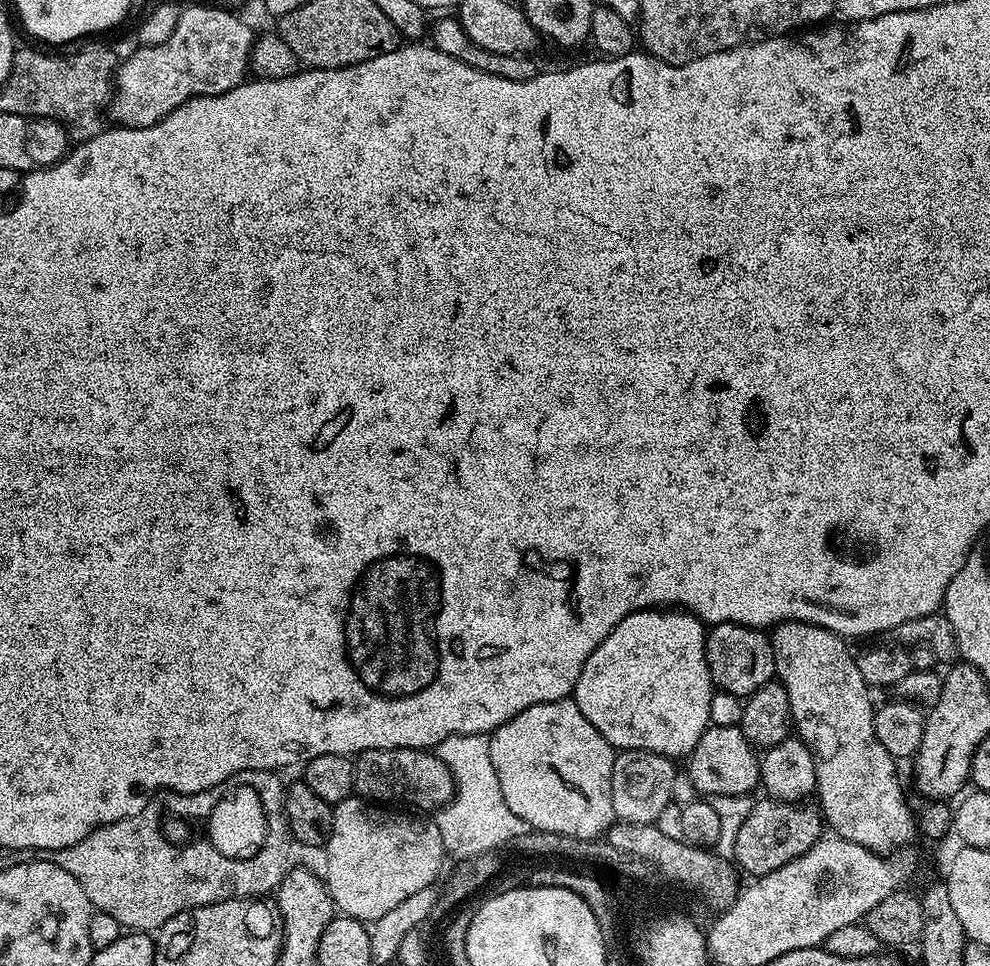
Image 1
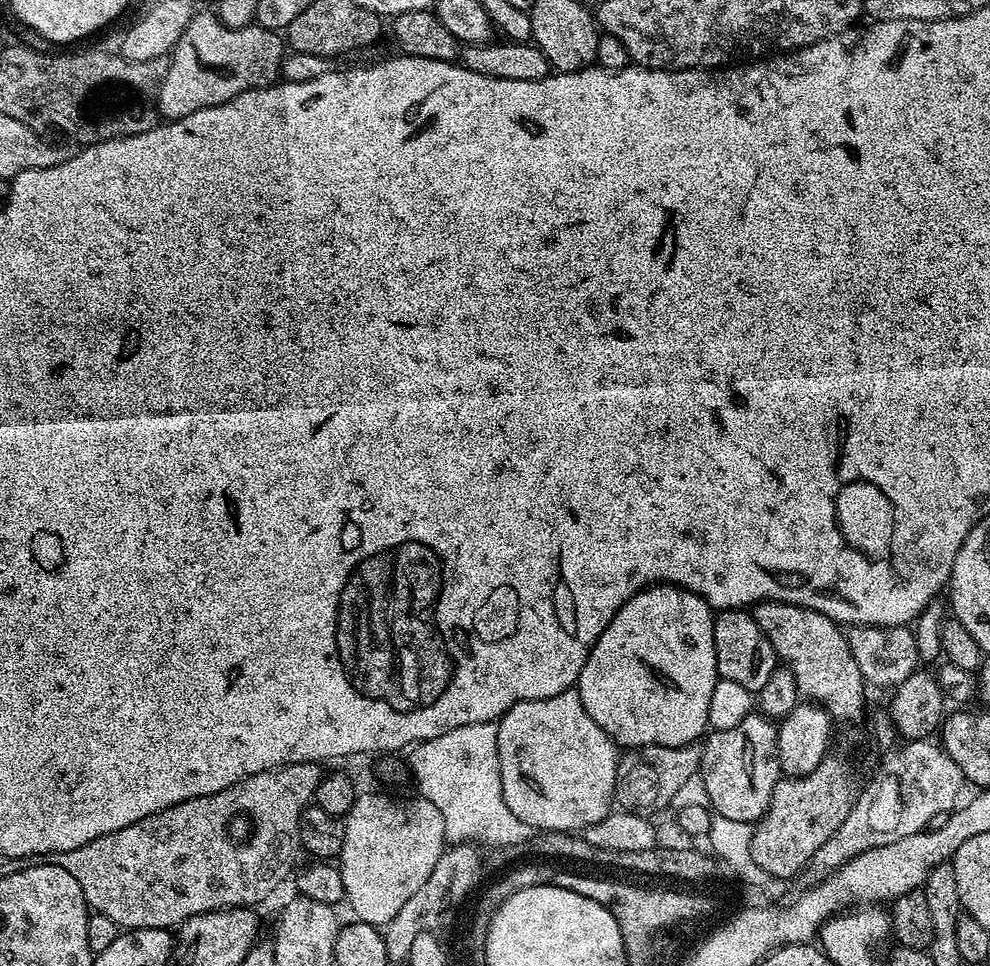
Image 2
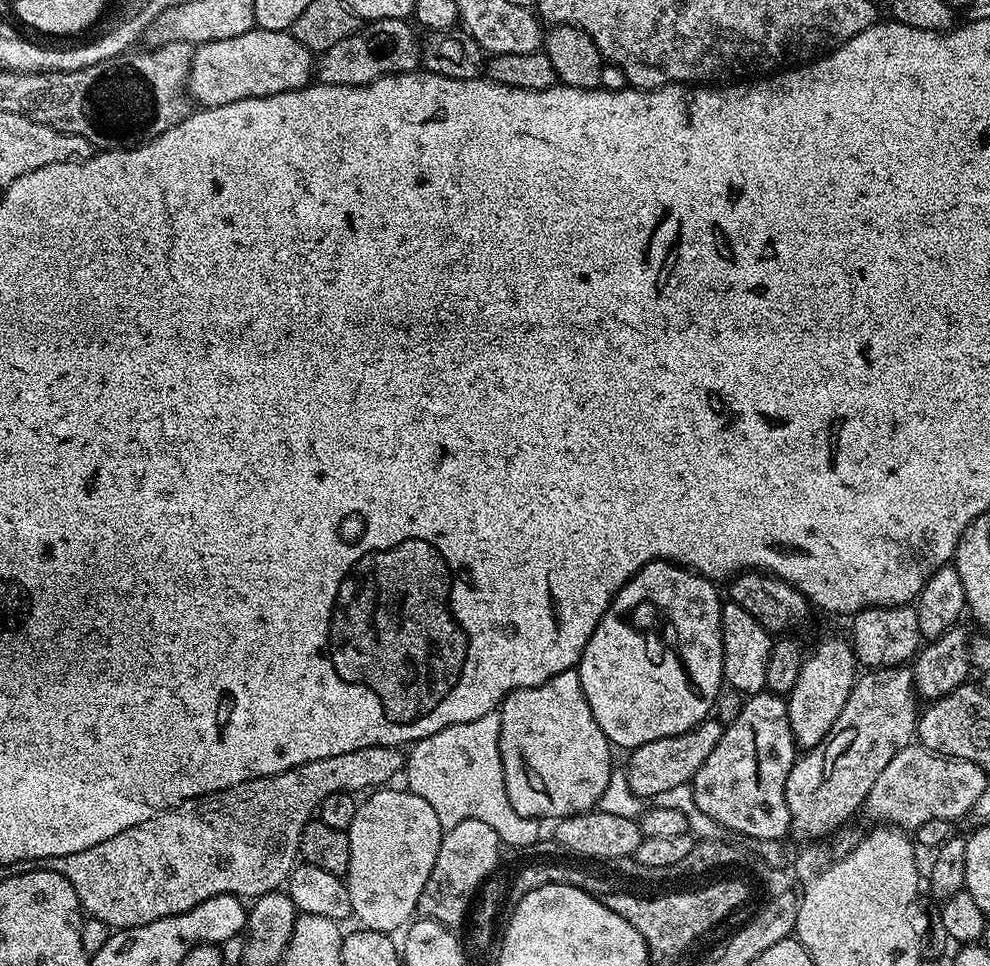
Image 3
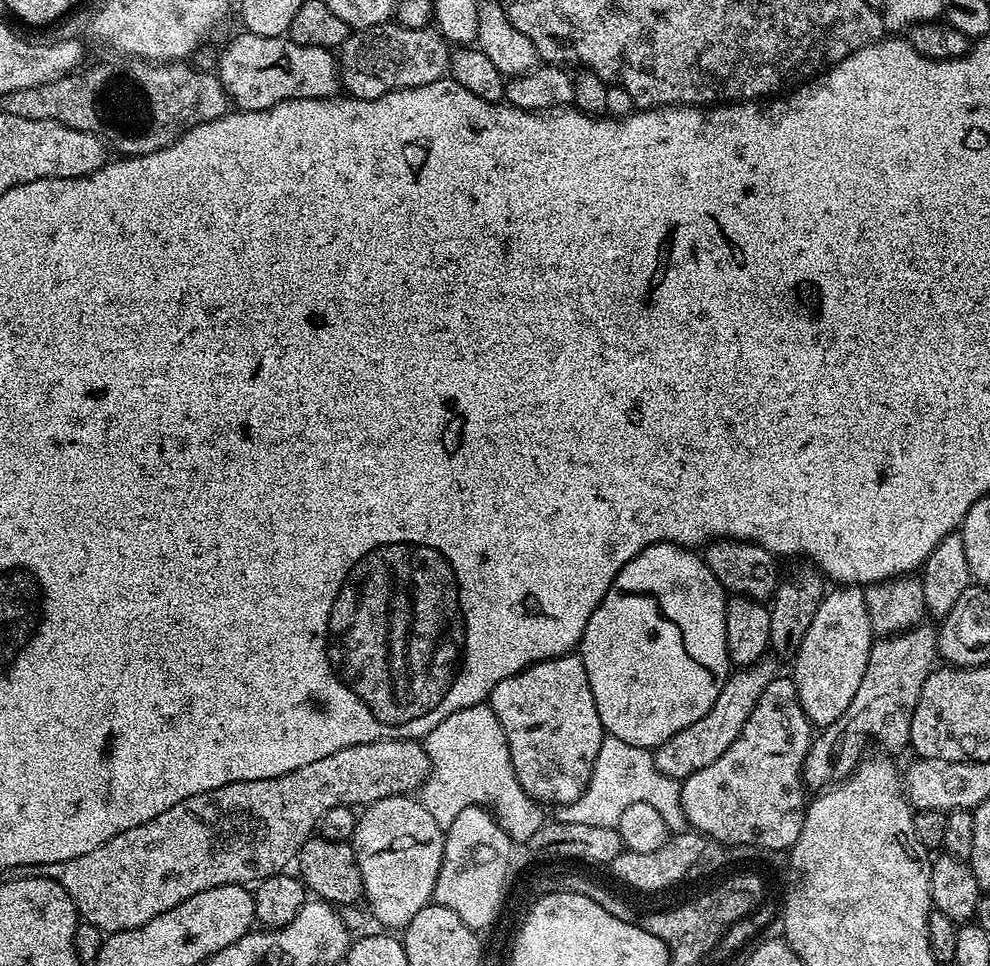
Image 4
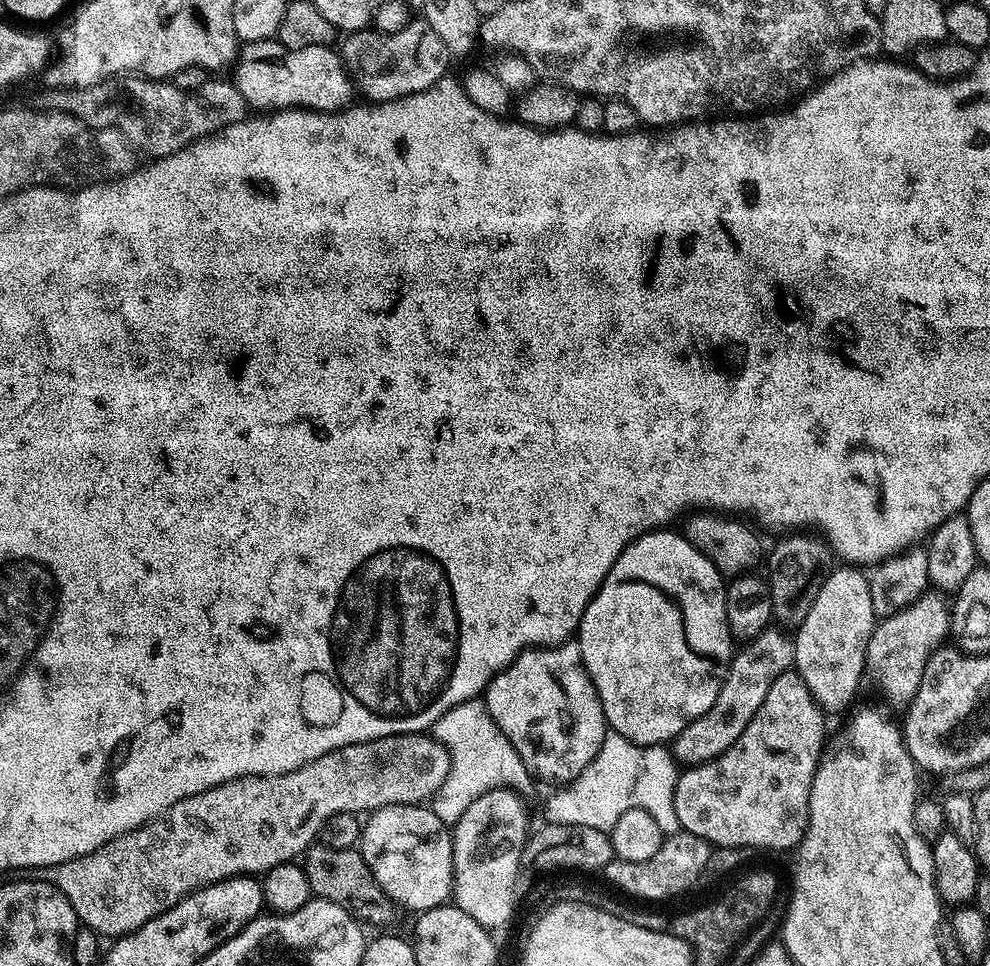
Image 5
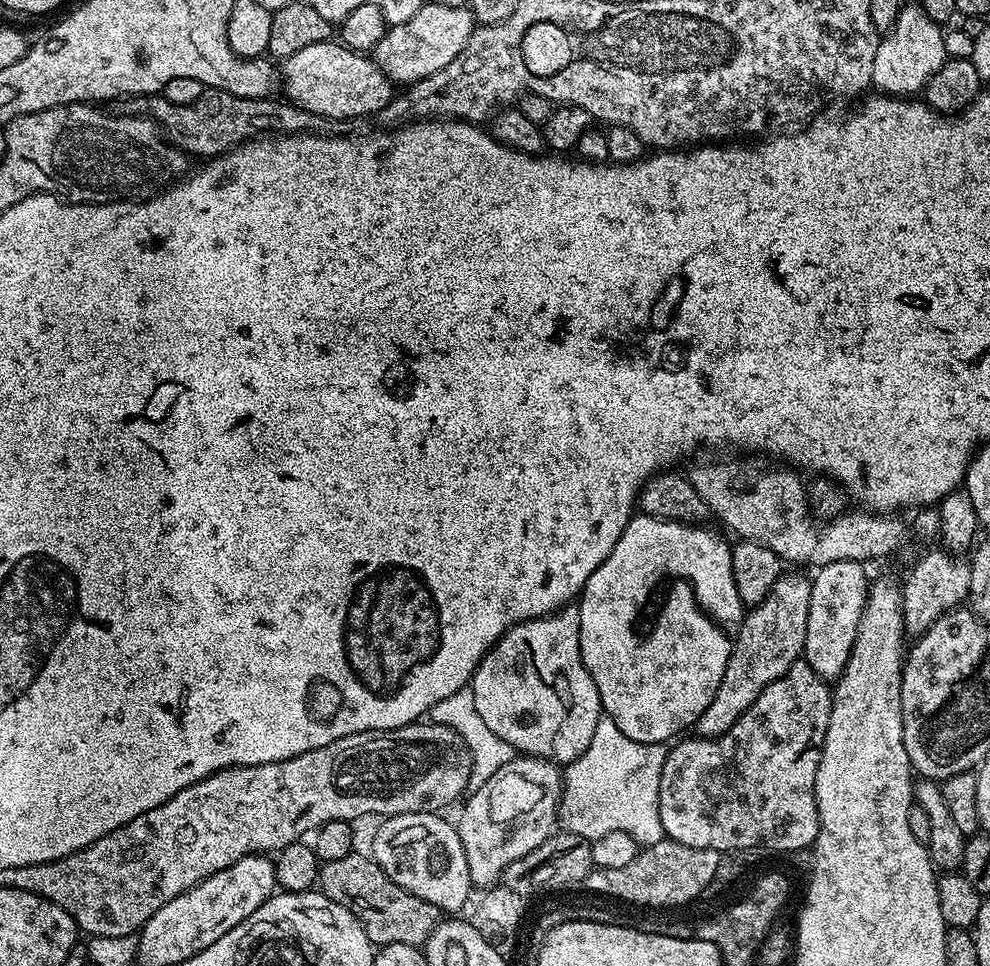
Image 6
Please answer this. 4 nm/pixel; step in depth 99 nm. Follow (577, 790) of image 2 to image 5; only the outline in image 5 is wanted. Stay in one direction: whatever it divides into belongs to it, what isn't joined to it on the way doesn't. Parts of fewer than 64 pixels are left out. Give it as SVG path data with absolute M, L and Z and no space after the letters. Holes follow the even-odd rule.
M569 638L555 646L529 646L516 655L495 676L482 693L482 699L490 718L510 738L510 746L518 750L522 762L533 777L567 782L582 774L586 766L598 754L604 735L610 730L602 710L602 702L594 690L594 682L588 677L582 662L580 645Z

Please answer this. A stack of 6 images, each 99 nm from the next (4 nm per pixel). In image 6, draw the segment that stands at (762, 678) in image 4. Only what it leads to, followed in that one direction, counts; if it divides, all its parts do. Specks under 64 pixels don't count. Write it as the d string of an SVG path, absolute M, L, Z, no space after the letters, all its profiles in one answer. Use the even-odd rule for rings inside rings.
M785 571L778 582L774 582L768 597L745 615L736 639L732 641L730 662L726 662L726 674L722 674L718 694L714 694L714 702L710 702L710 706L706 706L696 719L694 732L697 737L724 736L726 730L730 730L730 726L734 726L734 722L738 722L738 718L754 706L758 694L762 694L770 682L782 678L782 674L786 674L786 670L803 657L811 586L808 576Z

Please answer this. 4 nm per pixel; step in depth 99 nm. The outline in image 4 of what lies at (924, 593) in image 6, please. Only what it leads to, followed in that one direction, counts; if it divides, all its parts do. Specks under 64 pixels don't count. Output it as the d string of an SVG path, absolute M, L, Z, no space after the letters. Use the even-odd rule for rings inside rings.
M921 622L909 631L880 638L873 643L866 672L854 698L841 717L813 739L804 763L807 789L824 790L846 779L865 755L868 739L877 740L883 751L897 754L910 744L910 722L926 678L938 660L937 629Z

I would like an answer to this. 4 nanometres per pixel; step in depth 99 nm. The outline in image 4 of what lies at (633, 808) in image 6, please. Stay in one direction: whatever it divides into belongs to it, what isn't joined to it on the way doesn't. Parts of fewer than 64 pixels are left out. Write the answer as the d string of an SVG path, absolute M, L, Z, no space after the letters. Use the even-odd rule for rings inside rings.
M605 735L602 746L598 750L598 758L594 758L594 766L590 774L590 782L586 790L574 801L573 804L561 804L555 809L555 819L559 822L578 822L578 826L610 826L616 828L622 814L636 802L646 802L649 806L654 806L658 813L662 814L662 819L668 827L669 833L687 831L688 823L682 810L680 801L681 781L670 778L662 774L656 765L656 757L647 748L630 746L630 742L622 742L622 738L614 738Z

